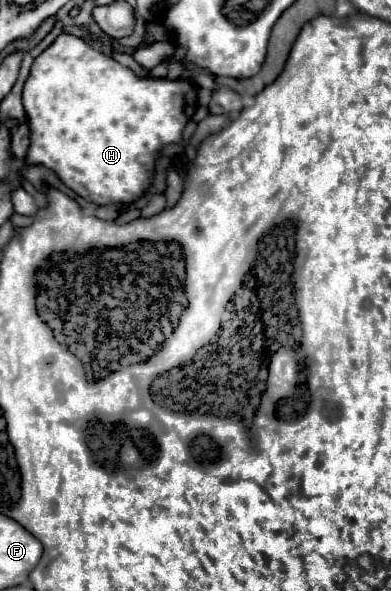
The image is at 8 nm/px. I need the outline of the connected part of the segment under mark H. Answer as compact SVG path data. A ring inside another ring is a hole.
M60 35L32 65L30 77L24 85L22 91L22 101L24 101L24 109L26 109L26 117L30 121L30 147L28 147L28 163L42 163L50 169L54 169L58 173L58 177L64 181L66 187L70 187L74 193L80 193L80 197L90 199L96 205L110 205L110 203L130 203L134 199L138 199L150 185L150 175L154 169L154 159L158 157L158 149L170 143L176 143L182 139L182 129L188 123L192 109L196 107L196 87L190 81L168 81L168 79L138 79L128 67L122 67L120 63L116 63L114 59L94 51L88 43L84 43L80 37L74 35Z

